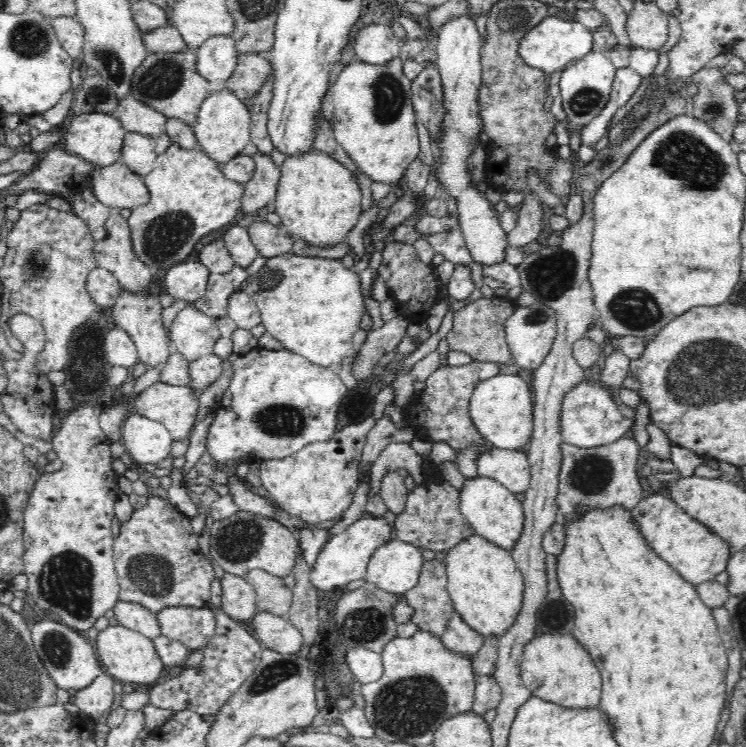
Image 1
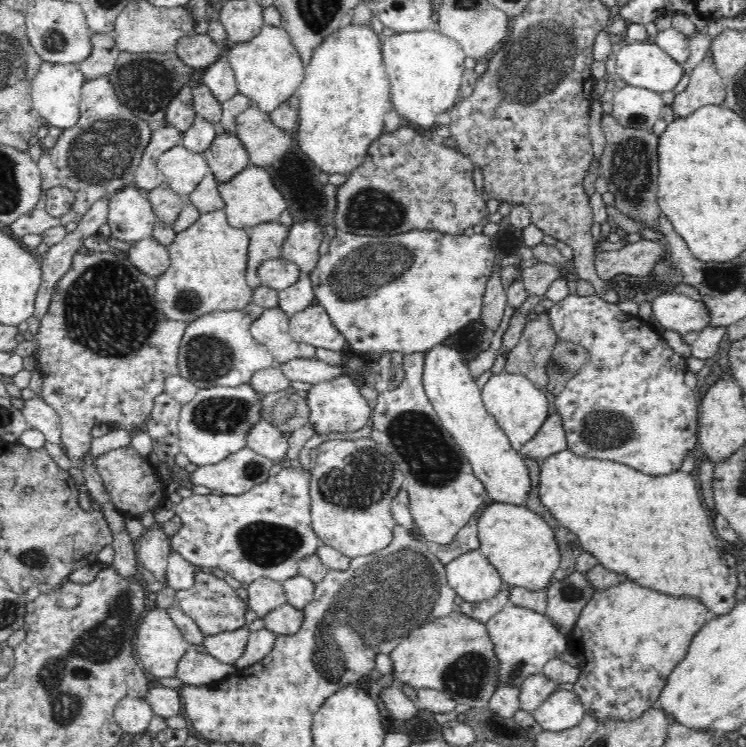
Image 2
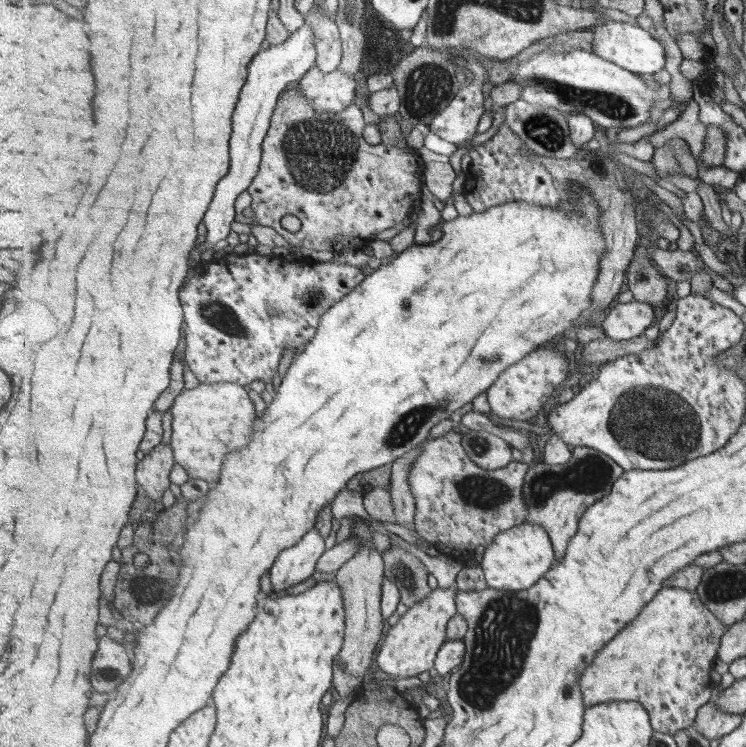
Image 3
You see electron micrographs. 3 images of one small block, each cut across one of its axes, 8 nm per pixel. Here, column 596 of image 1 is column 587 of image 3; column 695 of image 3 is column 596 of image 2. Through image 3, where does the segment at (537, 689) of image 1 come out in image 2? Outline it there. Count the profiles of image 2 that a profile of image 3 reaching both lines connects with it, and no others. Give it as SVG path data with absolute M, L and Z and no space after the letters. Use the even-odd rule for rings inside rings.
M628 580L592 594L578 614L576 624L566 634L568 650L580 658L573 694L580 699L584 714L596 717L598 725L608 719L626 723L652 708L665 677L680 660L684 660L693 636L710 619L708 610L694 599L660 596L660 592L638 587Z

